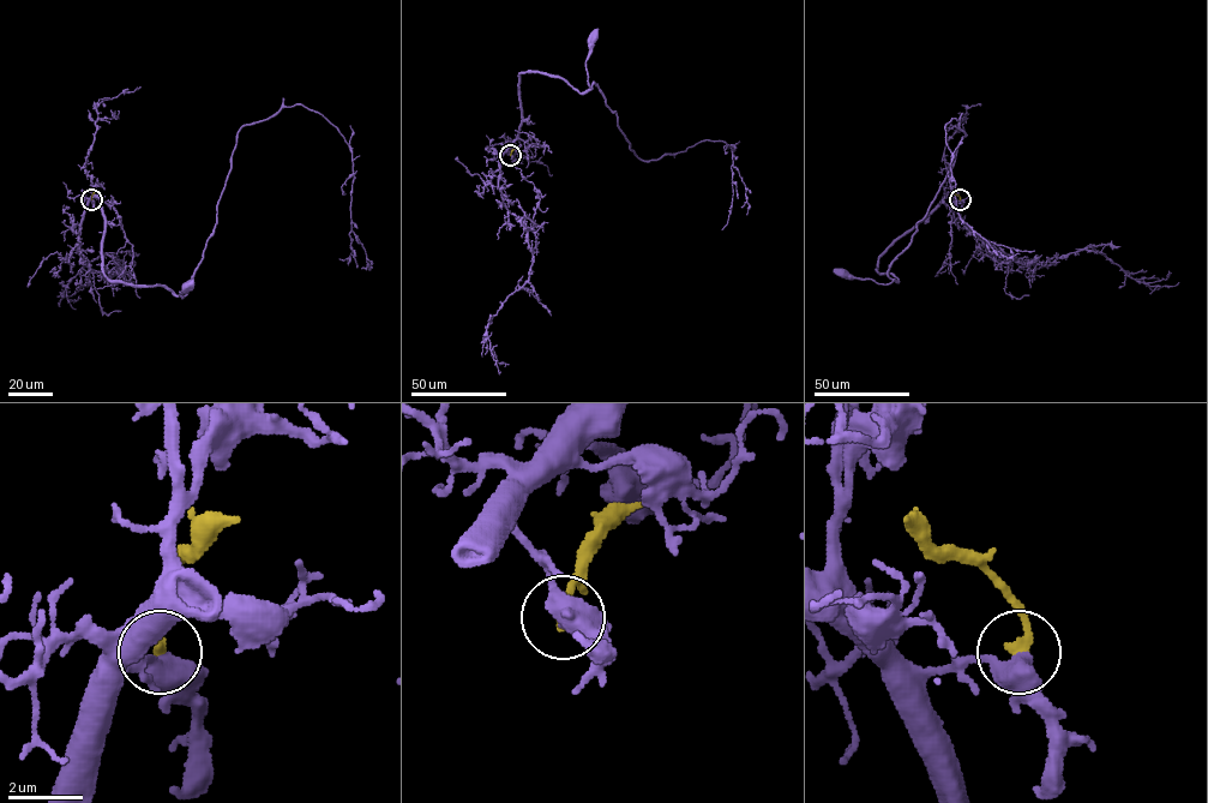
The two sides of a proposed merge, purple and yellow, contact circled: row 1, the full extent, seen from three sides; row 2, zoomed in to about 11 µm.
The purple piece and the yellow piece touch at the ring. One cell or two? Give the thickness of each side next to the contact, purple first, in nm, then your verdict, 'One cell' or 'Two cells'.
Thickness 480 nm (purple) against 280 nm. Two cells

